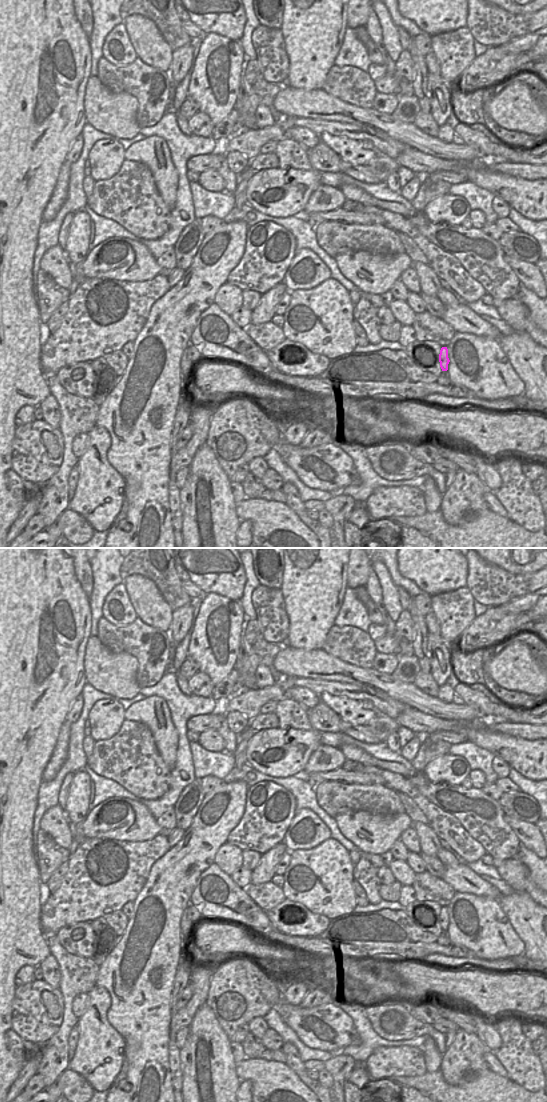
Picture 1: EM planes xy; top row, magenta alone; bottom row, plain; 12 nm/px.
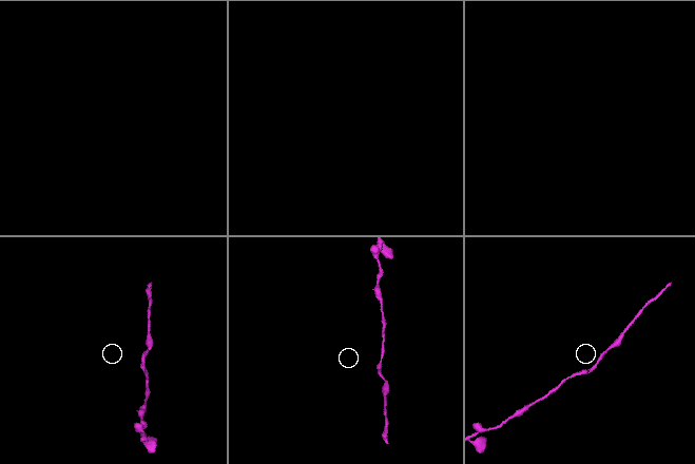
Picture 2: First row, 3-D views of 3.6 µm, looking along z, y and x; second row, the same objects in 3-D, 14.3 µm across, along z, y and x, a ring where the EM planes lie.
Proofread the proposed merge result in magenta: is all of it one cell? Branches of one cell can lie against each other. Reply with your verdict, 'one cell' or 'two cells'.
one cell

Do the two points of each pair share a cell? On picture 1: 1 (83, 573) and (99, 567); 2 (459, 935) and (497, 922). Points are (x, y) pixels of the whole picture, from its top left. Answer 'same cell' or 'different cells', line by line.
1: different cells
2: same cell

